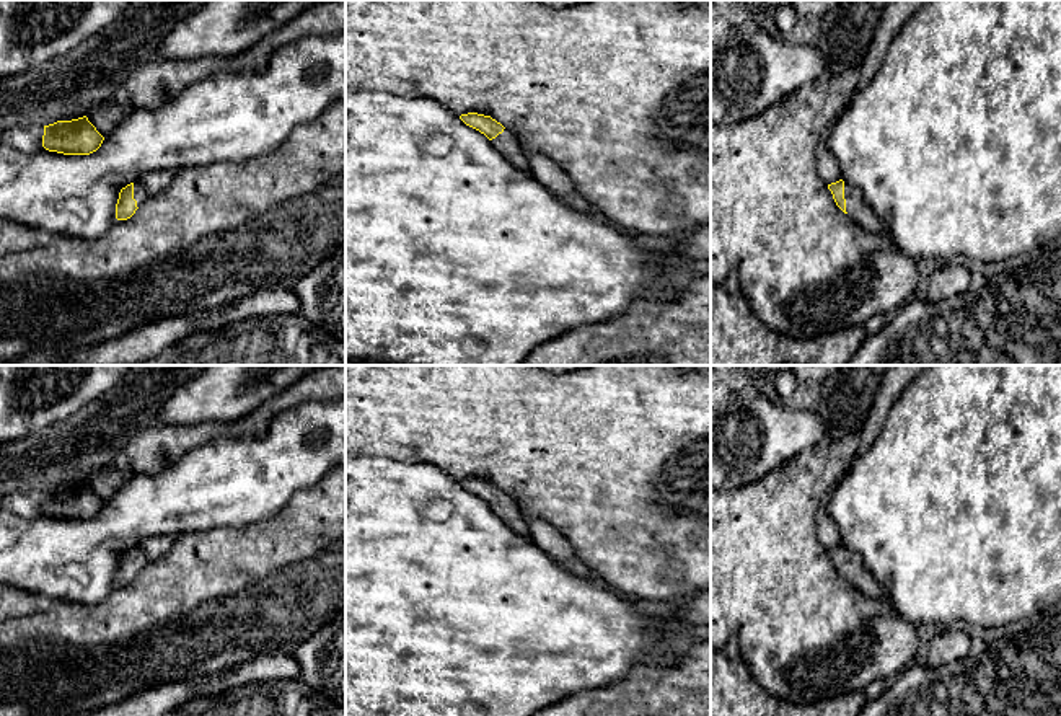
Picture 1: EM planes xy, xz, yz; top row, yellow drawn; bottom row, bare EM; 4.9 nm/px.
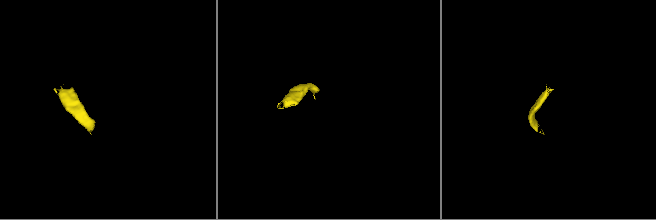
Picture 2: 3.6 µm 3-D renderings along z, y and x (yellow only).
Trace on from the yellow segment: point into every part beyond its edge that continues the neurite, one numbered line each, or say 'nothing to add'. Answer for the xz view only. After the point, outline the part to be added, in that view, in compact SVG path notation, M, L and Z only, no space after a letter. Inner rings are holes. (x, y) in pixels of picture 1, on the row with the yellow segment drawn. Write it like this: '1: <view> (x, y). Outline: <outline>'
1: xz (506, 142). Outline: M504 129L504 132L492 139L491 144L499 153L507 157L522 171L530 173L530 165L525 150L510 130Z

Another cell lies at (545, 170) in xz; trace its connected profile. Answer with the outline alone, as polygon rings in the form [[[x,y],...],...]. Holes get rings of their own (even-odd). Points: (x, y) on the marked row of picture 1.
[[[523,148],[528,158],[530,173],[553,194],[580,212],[593,207],[577,192],[572,179],[551,158],[543,153]]]

